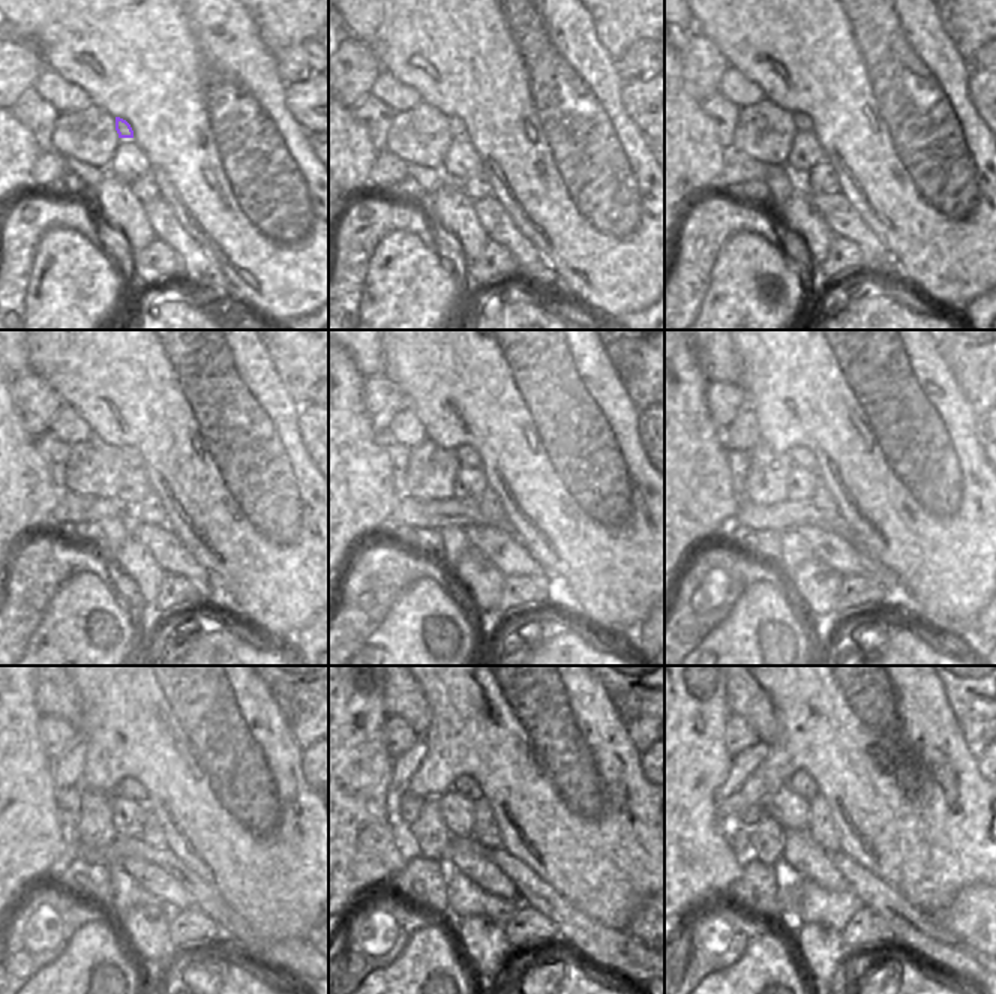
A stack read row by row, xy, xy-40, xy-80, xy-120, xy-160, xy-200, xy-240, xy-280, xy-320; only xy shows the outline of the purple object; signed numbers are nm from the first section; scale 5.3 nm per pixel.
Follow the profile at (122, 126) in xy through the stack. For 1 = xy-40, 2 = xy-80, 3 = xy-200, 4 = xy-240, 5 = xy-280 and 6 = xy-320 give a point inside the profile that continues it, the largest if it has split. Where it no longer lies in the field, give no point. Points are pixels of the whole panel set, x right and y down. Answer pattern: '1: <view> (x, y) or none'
1: xy-40 (456, 126)
2: xy-80 (803, 122)
3: xy-200 (801, 456)
4: xy-240 (129, 787)
5: xy-280 (465, 786)
6: xy-320 (803, 783)

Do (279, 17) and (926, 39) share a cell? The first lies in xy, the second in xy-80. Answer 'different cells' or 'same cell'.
different cells

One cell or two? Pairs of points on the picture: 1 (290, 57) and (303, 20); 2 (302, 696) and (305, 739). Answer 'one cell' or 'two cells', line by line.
1: two cells
2: one cell

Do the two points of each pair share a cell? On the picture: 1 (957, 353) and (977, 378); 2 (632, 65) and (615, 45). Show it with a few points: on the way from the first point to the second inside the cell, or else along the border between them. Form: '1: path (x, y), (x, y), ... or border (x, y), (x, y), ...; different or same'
1: path (963, 359), (977, 372); same
2: border (648, 38), (639, 38), (617, 60); different

